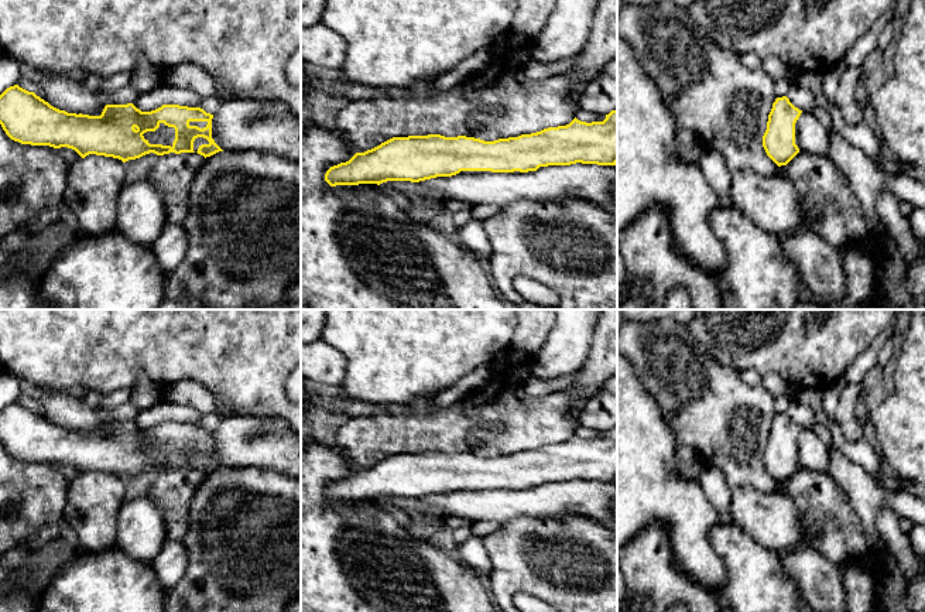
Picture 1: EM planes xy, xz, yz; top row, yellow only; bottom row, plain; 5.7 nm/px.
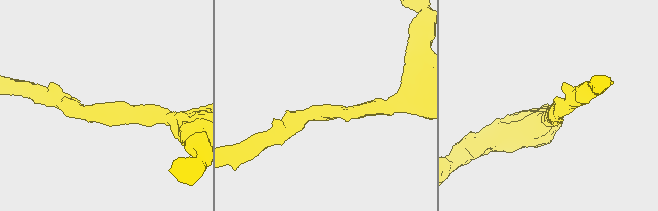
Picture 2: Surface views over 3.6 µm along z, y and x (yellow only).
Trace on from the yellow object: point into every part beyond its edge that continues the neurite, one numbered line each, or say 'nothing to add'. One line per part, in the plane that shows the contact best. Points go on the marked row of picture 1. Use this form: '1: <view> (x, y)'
1: xy (164, 134)

